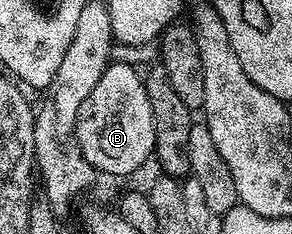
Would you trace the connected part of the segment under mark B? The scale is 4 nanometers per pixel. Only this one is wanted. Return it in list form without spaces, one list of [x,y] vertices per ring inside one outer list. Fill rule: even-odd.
[[[119,59],[109,64],[94,91],[86,95],[86,103],[82,103],[76,138],[84,158],[101,174],[124,177],[150,161],[156,148],[154,115],[150,111],[150,99],[146,99],[144,78],[139,72],[136,74],[134,66]]]

